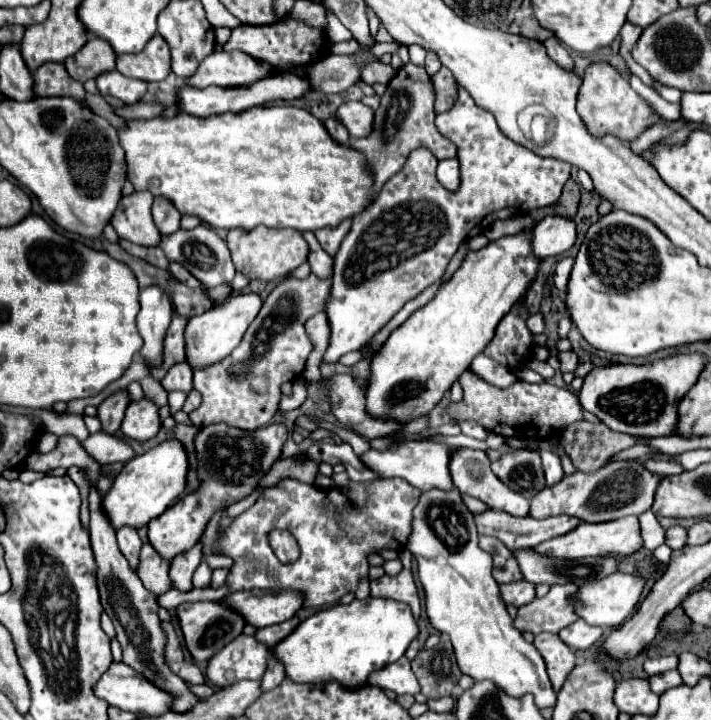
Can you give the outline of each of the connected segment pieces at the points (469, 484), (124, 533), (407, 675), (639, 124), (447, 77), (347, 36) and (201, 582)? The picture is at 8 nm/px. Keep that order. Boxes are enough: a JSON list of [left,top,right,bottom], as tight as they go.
[[451,448,529,516],[117,528,143,572],[367,656,419,696],[577,62,655,142],[433,66,457,112],[327,12,353,42],[193,562,211,588]]

